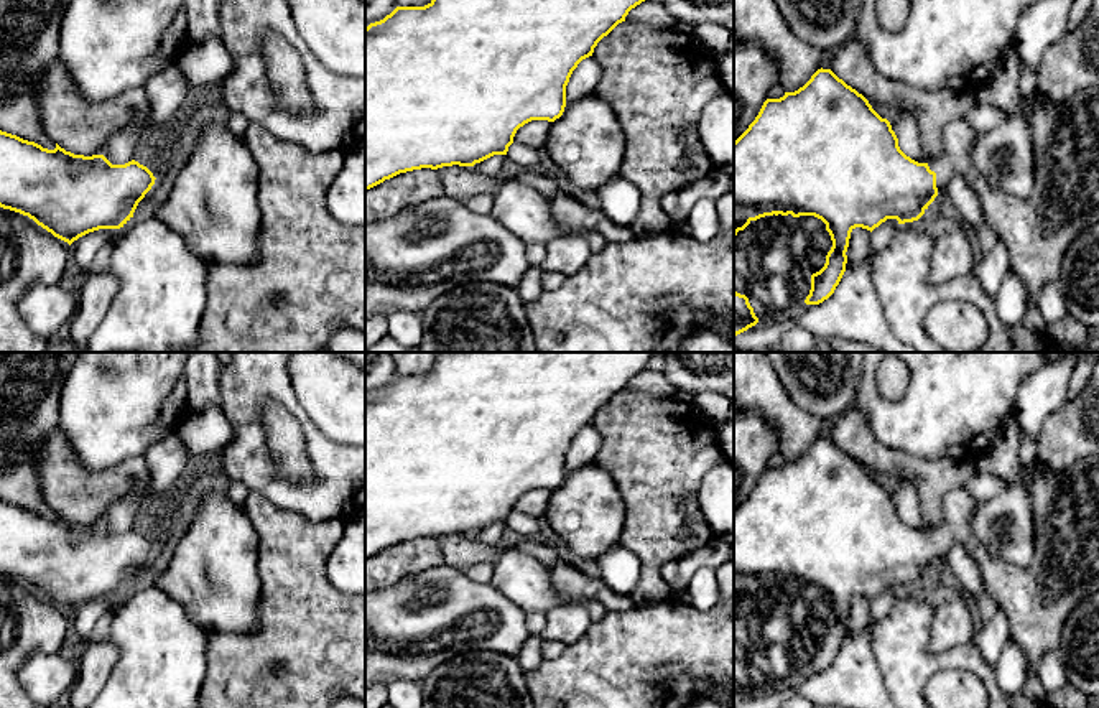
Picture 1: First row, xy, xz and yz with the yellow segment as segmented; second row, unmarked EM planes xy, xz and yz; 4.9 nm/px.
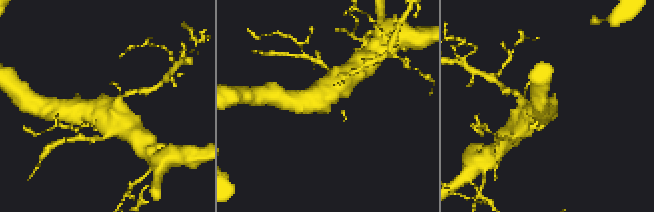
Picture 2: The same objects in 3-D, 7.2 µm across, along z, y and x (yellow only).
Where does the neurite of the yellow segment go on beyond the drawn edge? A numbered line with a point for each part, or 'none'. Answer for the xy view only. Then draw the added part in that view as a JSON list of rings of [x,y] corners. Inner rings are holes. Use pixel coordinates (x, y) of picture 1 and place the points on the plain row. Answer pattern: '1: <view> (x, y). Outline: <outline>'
none

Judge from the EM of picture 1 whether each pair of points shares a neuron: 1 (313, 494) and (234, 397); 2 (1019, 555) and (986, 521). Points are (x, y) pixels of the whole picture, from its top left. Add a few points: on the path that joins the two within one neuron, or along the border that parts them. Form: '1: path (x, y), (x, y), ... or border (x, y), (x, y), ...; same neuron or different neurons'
1: path (282, 491), (249, 461), (247, 428); same neuron
2: path (1007, 545), (997, 544), (994, 532); same neuron

